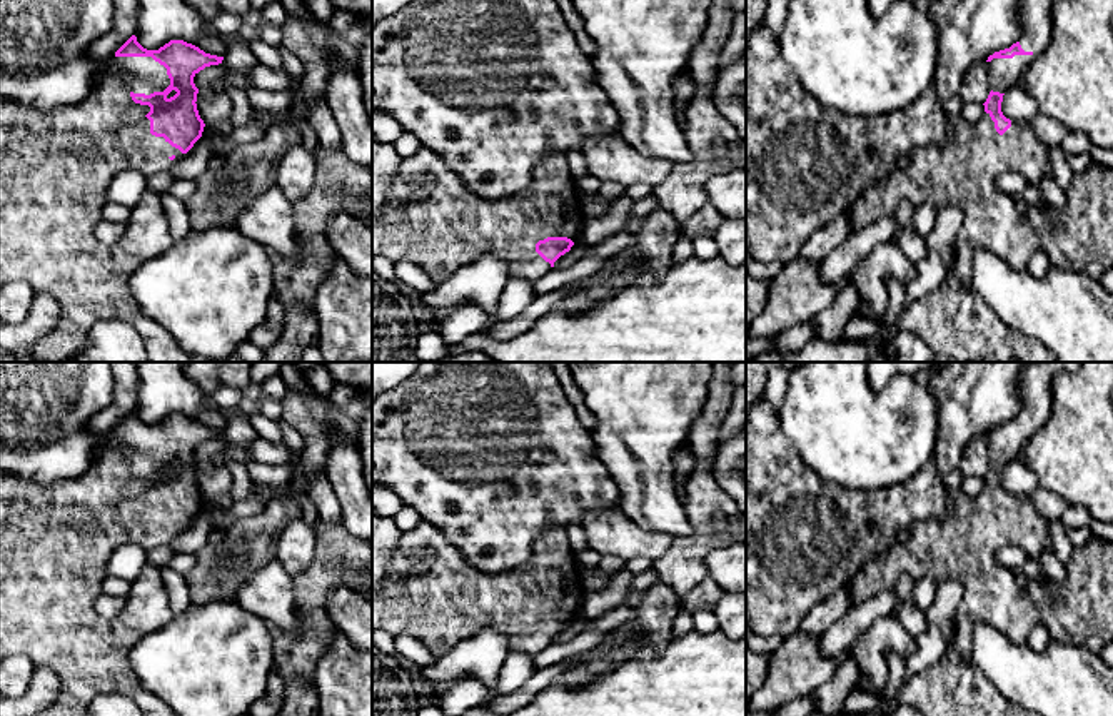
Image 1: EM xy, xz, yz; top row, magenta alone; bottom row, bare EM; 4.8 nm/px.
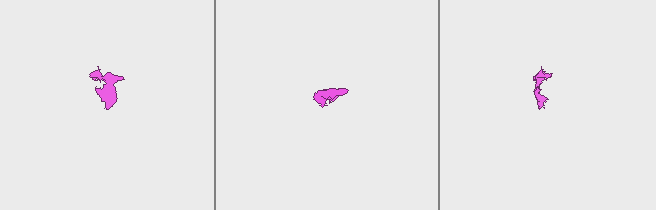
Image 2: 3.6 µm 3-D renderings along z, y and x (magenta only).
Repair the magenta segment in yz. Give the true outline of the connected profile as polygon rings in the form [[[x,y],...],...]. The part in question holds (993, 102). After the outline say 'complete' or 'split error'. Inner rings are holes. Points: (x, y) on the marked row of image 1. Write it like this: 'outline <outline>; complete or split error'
outline [[[1053,0],[1018,2],[1020,40],[986,60],[991,92],[983,103],[985,115],[975,124],[949,117],[943,145],[914,150],[904,165],[874,184],[871,192],[864,192],[851,210],[851,232],[876,219],[894,217],[903,200],[914,209],[933,204],[938,209],[958,205],[963,210],[964,224],[956,239],[953,272],[936,290],[908,304],[898,315],[898,327],[919,335],[939,362],[1056,362],[1040,340],[1008,327],[971,285],[973,255],[978,249],[998,255],[1015,270],[1025,270],[1040,249],[1030,220],[1016,210],[1013,197],[996,189],[995,180],[1000,174],[1018,172],[1026,184],[1041,187],[1041,182],[1051,177],[1046,147],[1031,124],[1011,122],[1001,112],[1005,92],[1023,82],[1031,62],[1051,40],[1051,3]]]; split error

